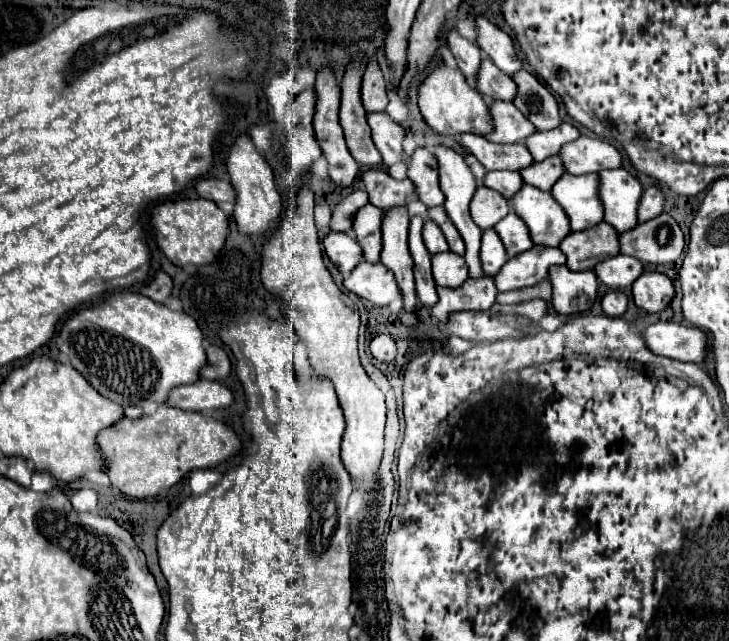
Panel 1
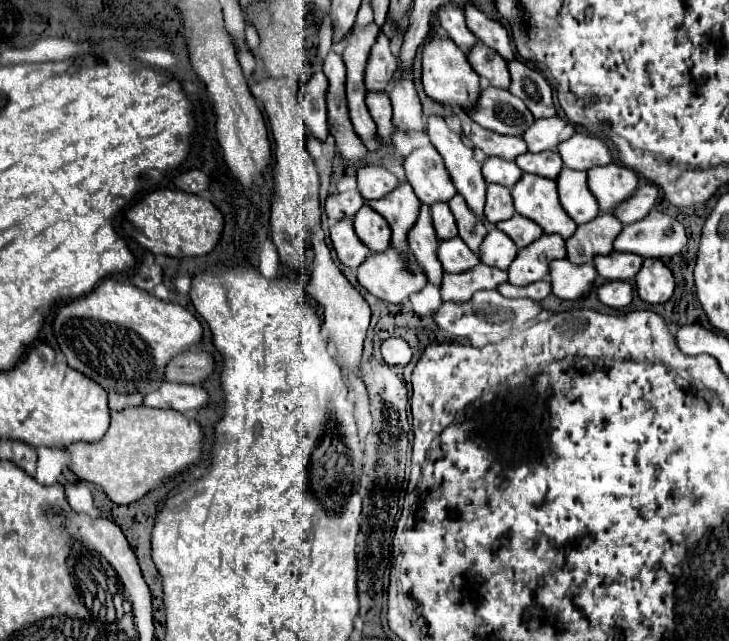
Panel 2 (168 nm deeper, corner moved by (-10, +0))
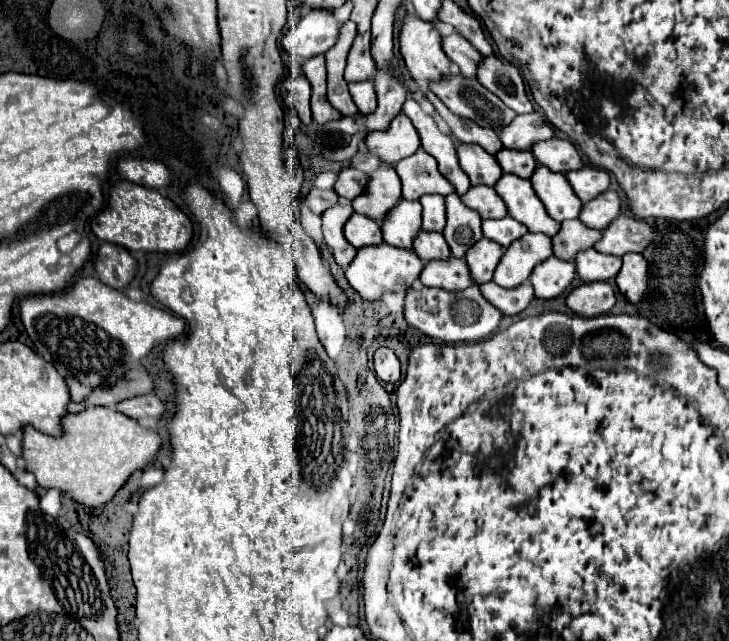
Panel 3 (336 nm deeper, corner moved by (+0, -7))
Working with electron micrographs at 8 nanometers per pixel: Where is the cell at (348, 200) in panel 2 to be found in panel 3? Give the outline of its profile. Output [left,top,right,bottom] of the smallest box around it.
[304,188,338,214]

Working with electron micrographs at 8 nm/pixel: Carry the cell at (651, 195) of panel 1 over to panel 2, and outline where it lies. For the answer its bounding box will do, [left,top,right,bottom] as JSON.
[614,185,658,225]

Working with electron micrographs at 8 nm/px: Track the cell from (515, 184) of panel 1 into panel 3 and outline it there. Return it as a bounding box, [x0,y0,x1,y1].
[458,144,502,186]

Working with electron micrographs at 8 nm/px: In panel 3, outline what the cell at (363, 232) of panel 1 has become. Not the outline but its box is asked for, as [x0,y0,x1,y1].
[344,212,382,248]

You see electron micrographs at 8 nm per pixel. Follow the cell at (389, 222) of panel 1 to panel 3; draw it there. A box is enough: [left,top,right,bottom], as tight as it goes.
[352,164,402,224]

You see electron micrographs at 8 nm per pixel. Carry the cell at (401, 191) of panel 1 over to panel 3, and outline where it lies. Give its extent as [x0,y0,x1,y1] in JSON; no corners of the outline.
[334,168,366,200]

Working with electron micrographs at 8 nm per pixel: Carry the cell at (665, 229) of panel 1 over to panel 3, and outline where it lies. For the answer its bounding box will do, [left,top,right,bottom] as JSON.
[594,214,654,256]

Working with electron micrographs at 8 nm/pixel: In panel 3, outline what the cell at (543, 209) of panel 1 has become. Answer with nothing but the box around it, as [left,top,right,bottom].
[494,174,560,236]

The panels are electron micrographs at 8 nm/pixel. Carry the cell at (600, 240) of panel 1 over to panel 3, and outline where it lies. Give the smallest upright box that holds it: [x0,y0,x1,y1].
[552,220,600,260]

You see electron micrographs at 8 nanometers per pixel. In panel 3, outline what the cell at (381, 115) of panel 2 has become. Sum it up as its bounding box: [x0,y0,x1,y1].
[348,80,376,114]

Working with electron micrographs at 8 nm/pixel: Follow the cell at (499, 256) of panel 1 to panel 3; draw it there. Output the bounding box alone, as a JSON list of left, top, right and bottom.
[466,238,502,284]

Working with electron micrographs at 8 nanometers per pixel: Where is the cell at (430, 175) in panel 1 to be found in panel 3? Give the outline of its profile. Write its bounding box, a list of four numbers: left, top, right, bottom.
[394,148,454,200]

